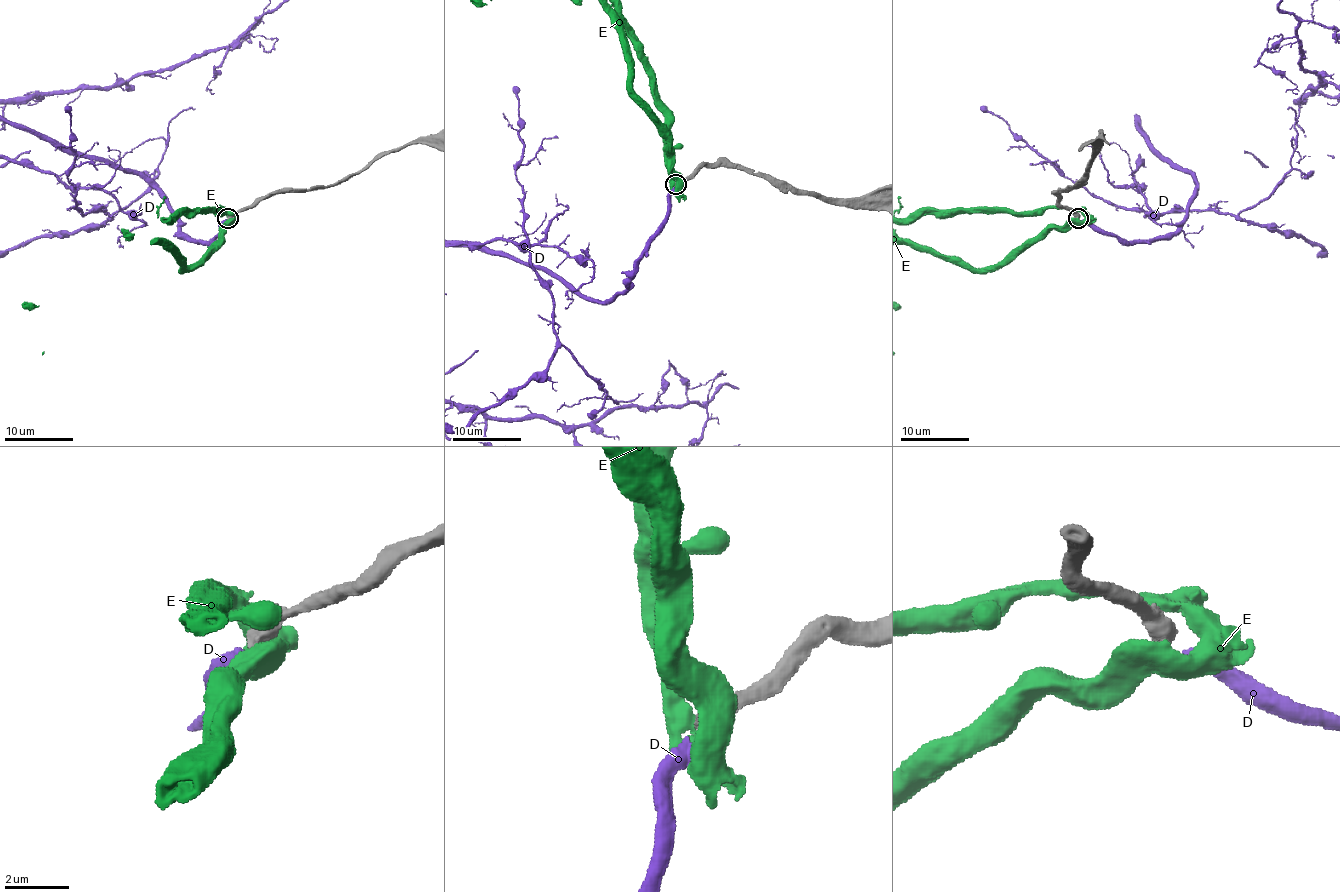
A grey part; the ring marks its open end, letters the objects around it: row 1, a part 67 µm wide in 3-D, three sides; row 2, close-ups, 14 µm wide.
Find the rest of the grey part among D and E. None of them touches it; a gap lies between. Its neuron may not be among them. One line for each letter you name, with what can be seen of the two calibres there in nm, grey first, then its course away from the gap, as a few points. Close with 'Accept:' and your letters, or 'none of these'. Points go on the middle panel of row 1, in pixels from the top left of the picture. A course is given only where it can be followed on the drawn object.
D: 460 nm thick on the grey side, 420 nm on the other
Accept: D

